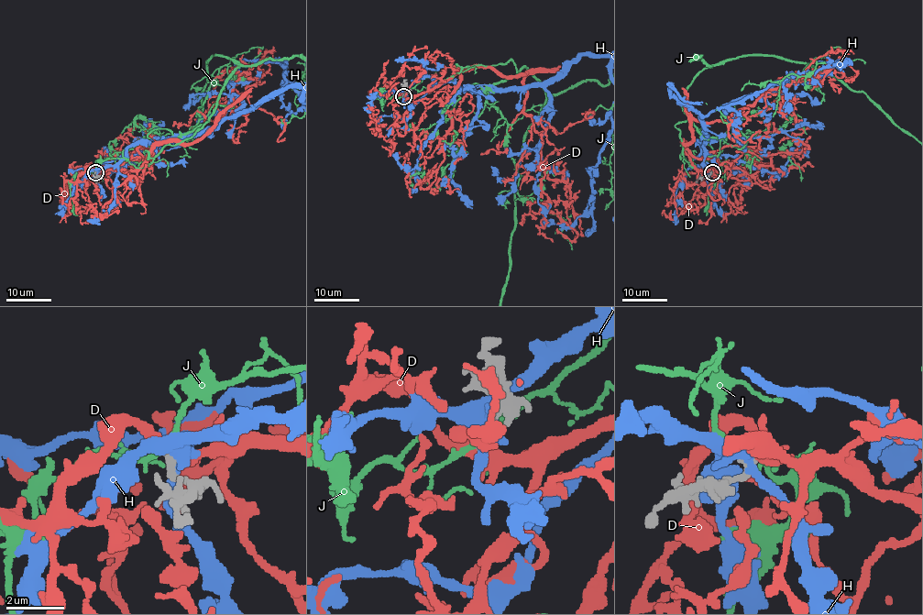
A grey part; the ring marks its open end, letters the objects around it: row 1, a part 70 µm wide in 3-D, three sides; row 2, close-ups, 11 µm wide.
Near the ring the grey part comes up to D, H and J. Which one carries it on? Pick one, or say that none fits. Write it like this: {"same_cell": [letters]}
{"same_cell": ["D"]}

